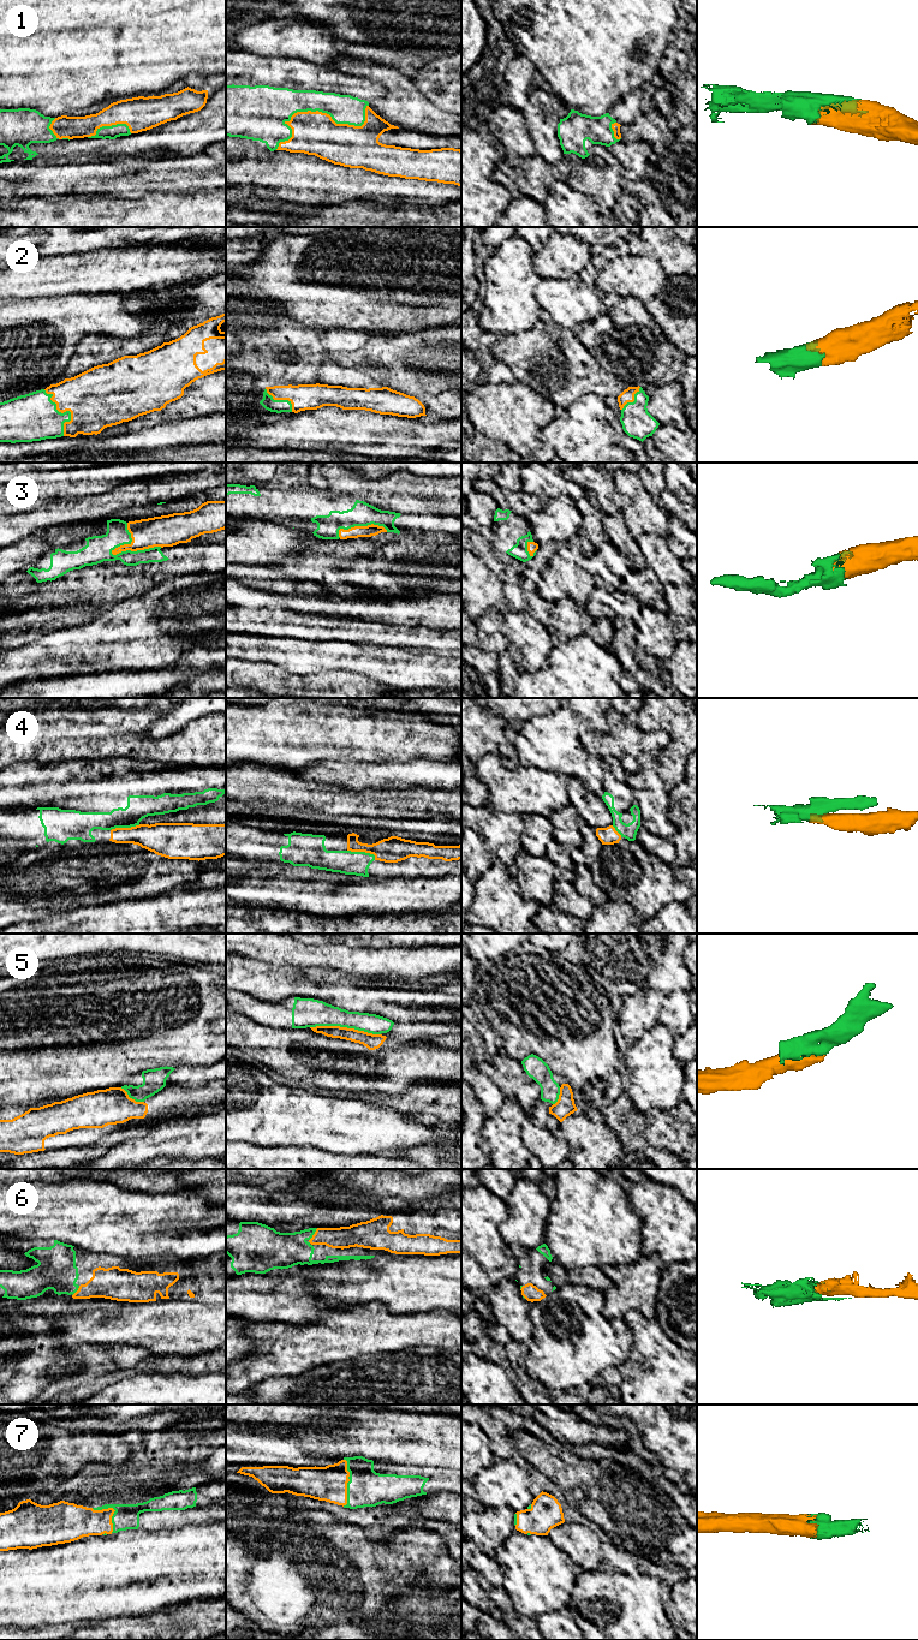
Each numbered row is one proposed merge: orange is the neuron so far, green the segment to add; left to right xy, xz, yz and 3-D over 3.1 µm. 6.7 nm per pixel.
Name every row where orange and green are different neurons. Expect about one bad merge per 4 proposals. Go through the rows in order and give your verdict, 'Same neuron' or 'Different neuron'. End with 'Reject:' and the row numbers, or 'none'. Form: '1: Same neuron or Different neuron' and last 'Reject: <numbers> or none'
1: Same neuron
2: Same neuron
3: Same neuron
4: Same neuron
5: Different neuron
6: Same neuron
7: Same neuron
Reject: 5

